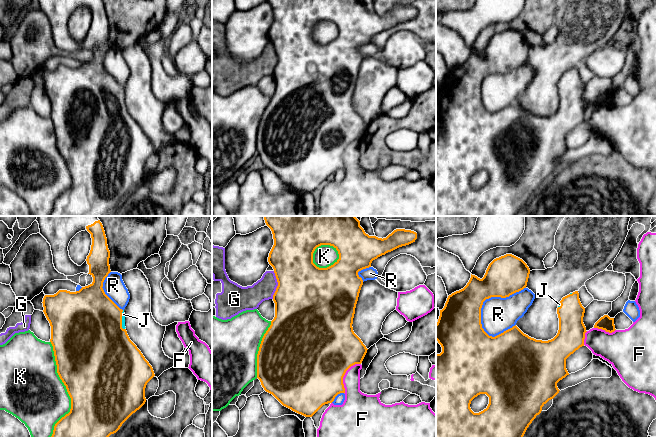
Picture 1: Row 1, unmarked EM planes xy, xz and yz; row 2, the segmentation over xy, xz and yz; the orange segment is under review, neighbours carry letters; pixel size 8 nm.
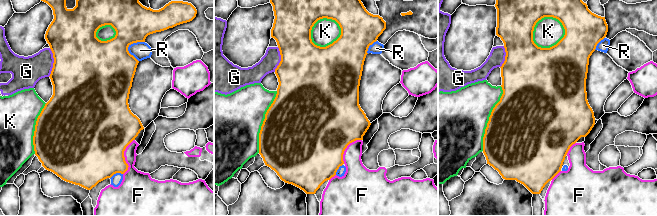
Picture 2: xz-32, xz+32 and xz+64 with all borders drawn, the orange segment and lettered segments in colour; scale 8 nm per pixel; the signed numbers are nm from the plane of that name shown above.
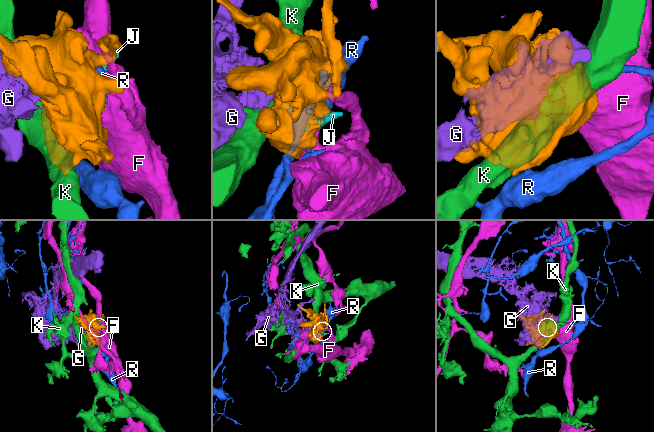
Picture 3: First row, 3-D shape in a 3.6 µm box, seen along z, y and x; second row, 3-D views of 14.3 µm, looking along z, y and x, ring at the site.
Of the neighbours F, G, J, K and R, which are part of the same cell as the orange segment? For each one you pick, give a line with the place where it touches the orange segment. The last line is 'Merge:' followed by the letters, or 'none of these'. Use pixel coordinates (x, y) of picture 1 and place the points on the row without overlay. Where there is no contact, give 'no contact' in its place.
J: contact xy (121, 96)
Merge: J

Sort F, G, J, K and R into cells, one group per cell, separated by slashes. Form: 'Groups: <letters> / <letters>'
Groups: F / G / J / K / R

